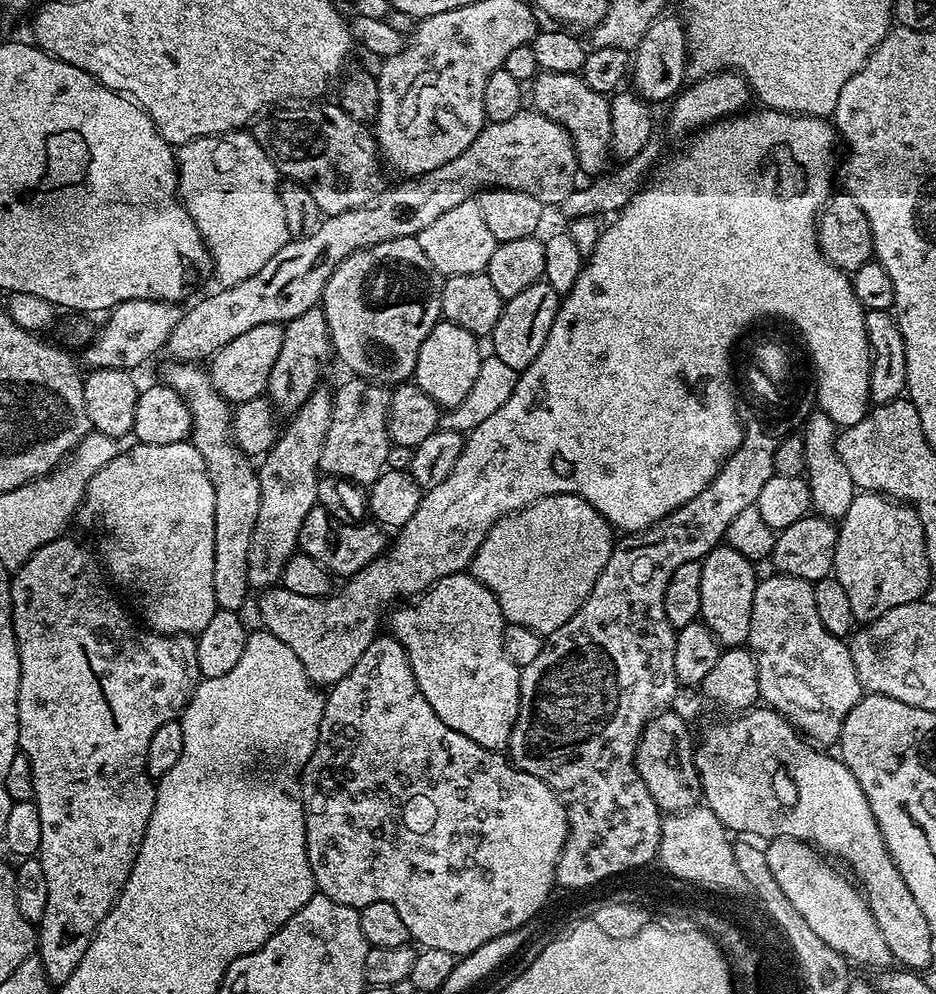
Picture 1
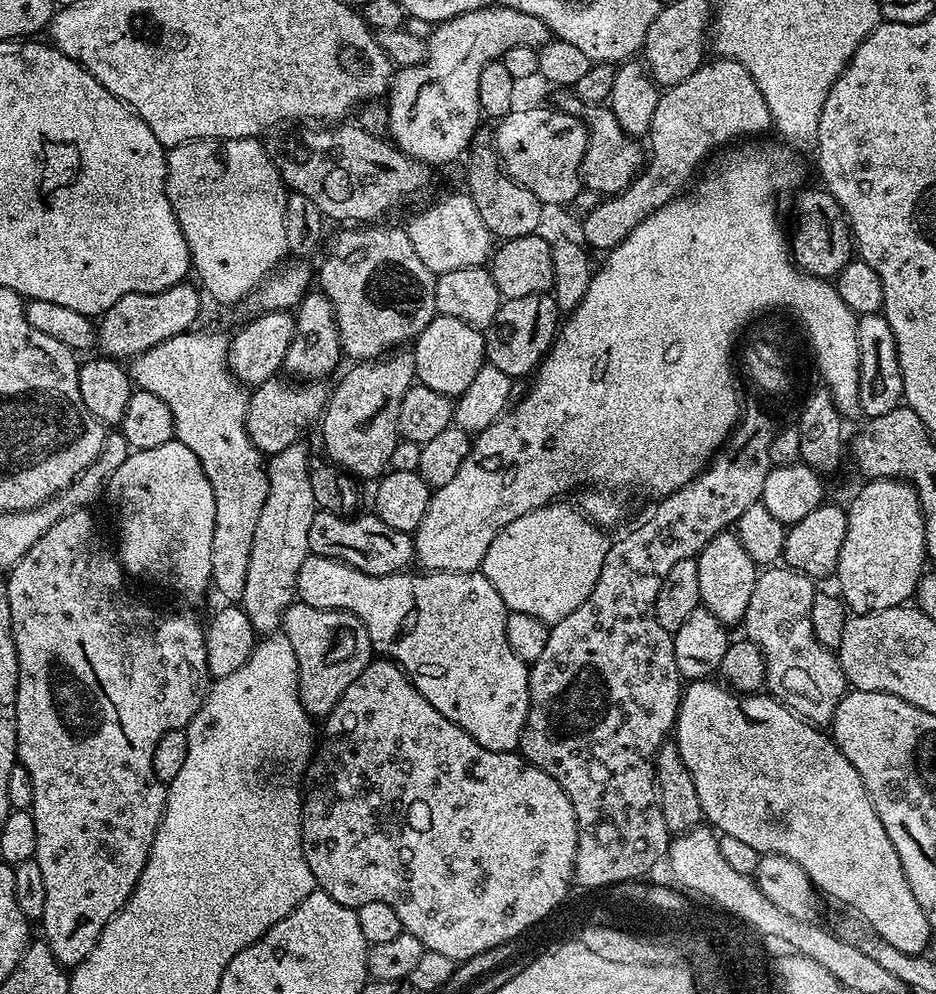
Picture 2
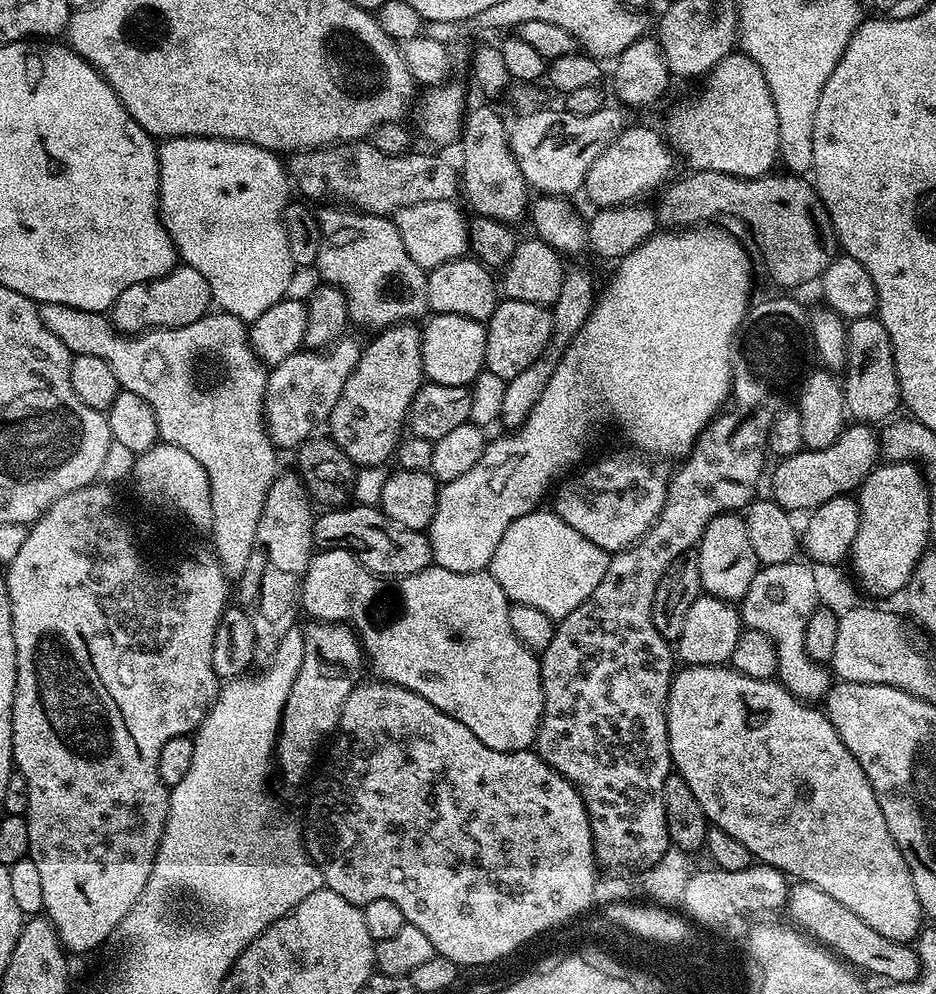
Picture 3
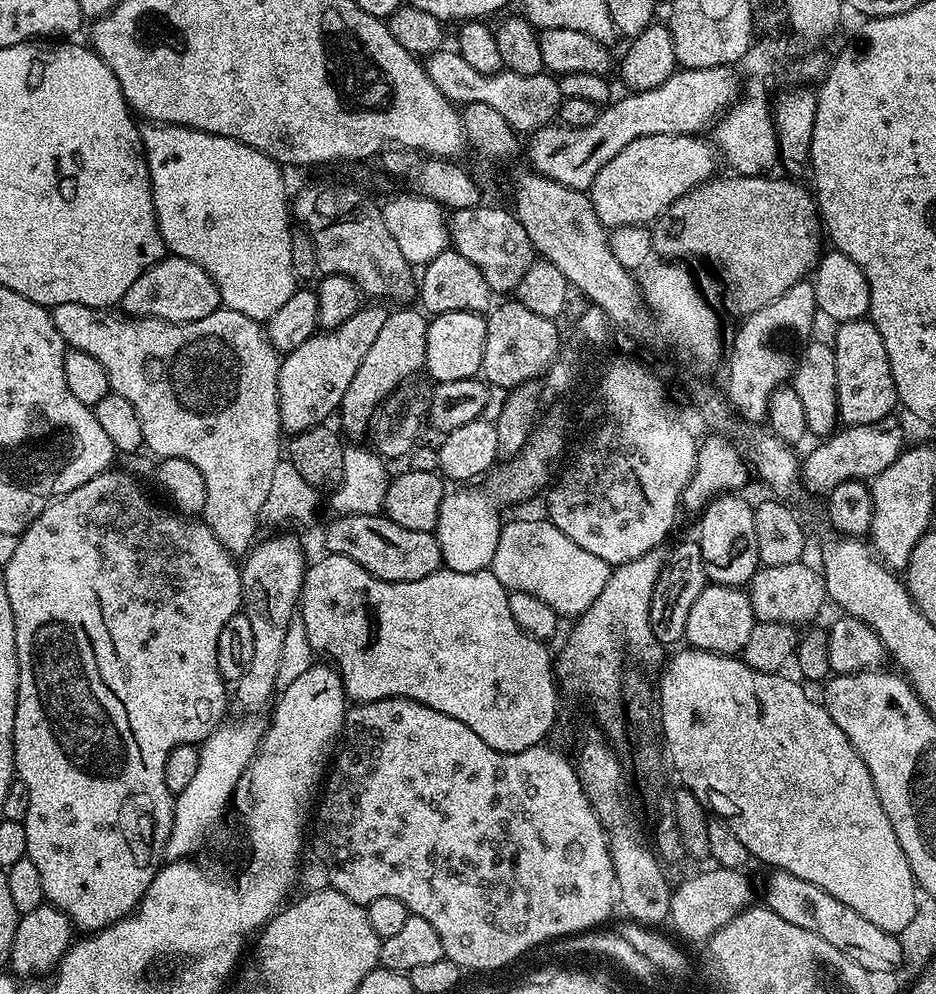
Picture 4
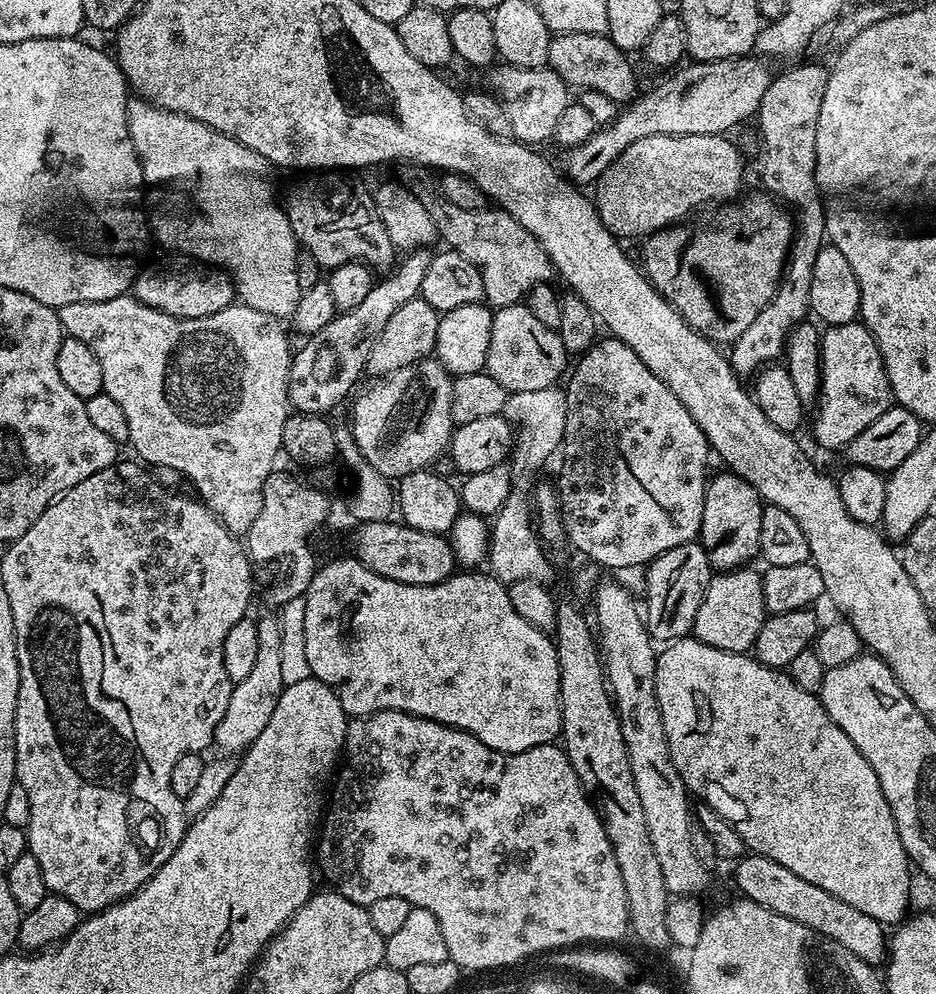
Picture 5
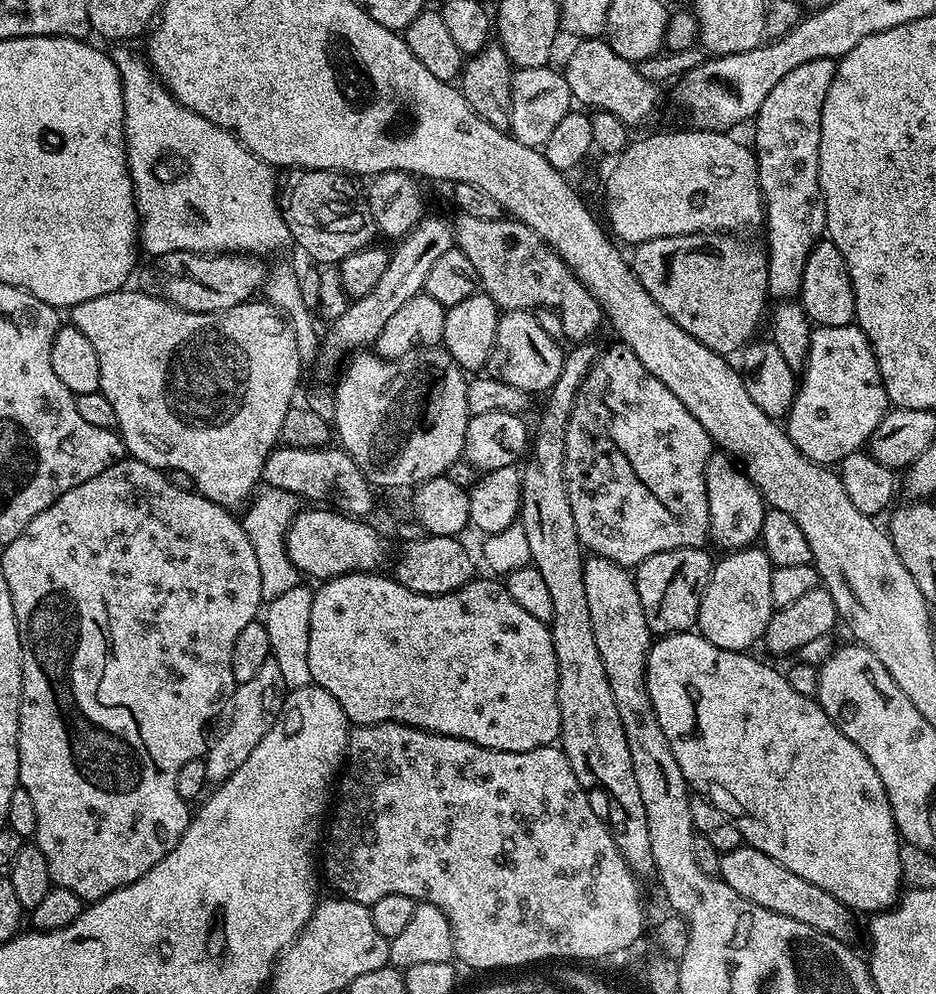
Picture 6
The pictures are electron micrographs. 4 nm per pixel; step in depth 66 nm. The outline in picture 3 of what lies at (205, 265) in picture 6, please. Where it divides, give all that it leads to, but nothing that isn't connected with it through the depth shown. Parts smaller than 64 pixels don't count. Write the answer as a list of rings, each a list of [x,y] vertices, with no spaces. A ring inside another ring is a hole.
[[[181,263],[167,272],[162,278],[135,284],[130,290],[122,290],[110,309],[112,327],[125,334],[150,332],[153,328],[177,328],[190,326],[190,322],[198,322],[209,315],[213,307],[210,286],[206,286],[206,278],[198,274],[190,265]]]

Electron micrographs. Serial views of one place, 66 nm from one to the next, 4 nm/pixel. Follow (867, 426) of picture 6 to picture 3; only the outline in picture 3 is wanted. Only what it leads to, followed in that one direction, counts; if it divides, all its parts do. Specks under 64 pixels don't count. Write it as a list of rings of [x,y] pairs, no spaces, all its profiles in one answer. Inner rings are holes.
[[[876,314],[851,321],[847,330],[848,358],[842,369],[844,407],[847,415],[853,421],[869,426],[880,426],[880,423],[883,425],[891,421],[897,415],[895,412],[902,408],[898,370],[894,366],[890,334],[886,334],[886,326],[882,326],[879,315]]]

